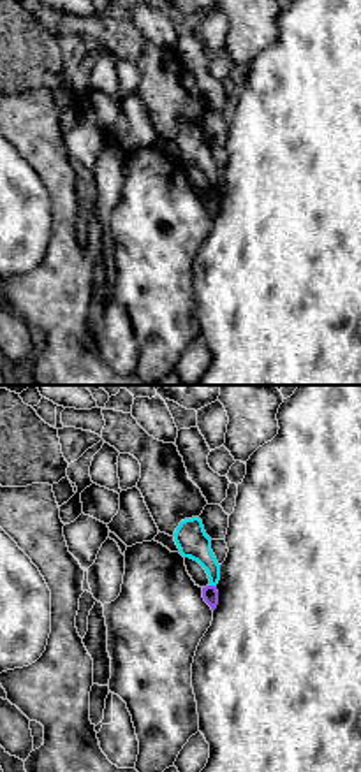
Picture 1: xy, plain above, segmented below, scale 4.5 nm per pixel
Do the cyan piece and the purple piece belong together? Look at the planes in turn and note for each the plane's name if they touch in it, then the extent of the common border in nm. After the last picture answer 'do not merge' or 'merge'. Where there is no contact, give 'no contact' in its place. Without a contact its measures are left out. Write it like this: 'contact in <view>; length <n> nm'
contact in xy; length 30 nm

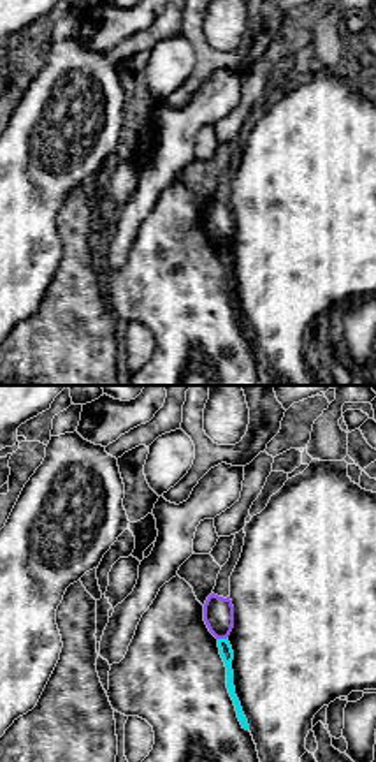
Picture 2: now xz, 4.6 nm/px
contact in xz; length 50 nm

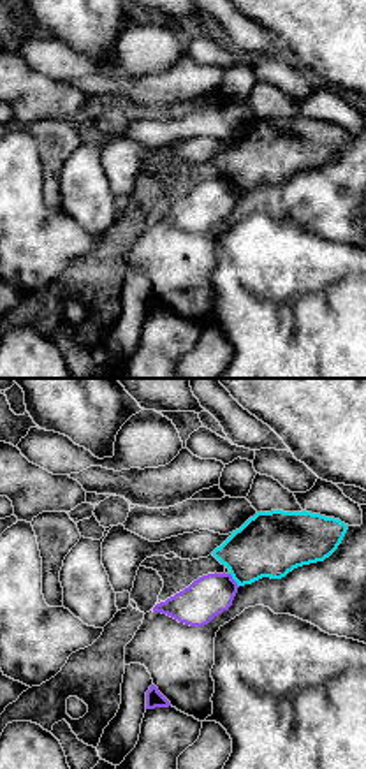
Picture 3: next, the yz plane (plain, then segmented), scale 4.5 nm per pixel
contact in yz; length 80 nm

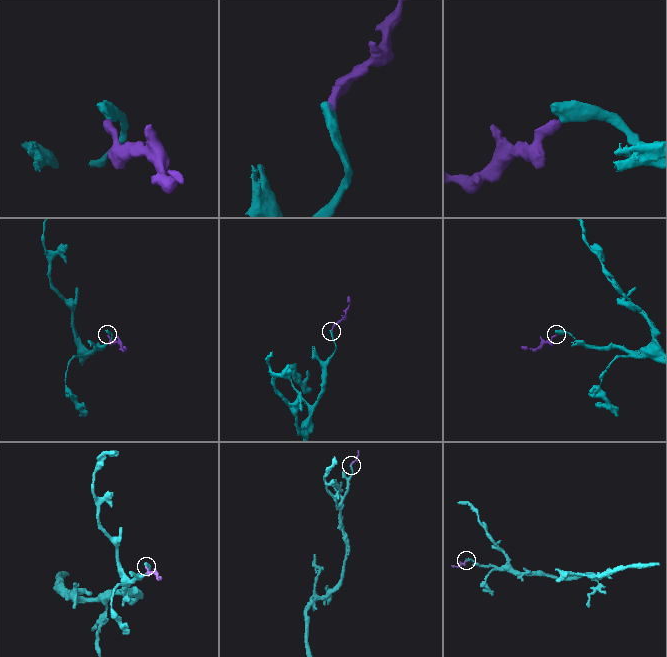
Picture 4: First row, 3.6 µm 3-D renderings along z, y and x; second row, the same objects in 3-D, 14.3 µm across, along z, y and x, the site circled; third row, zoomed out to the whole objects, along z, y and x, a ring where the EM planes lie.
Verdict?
do not merge

